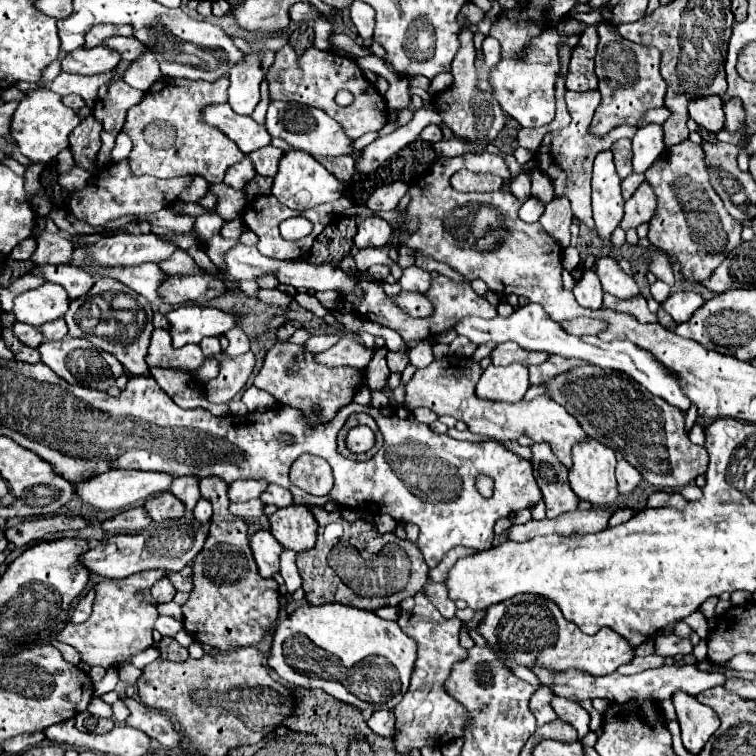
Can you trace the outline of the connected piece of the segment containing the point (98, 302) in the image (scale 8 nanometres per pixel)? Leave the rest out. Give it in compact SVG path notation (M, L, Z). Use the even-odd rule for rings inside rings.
M94 287L91 288L89 294L70 300L68 312L64 314L64 320L70 328L68 334L76 338L88 338L96 348L102 348L114 354L122 362L126 372L130 374L150 372L148 364L144 362L148 344L150 344L150 334L154 330L150 304L142 296L130 290L124 290L120 294L108 294L108 292L92 294L92 292L94 292Z

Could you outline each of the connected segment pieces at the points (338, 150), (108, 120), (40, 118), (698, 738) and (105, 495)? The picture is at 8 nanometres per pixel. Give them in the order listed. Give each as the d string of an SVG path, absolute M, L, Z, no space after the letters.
M272 102L266 114L266 128L274 138L282 138L288 142L288 146L304 150L312 156L352 156L354 160L362 156L362 150L354 148L354 140L346 136L342 126L318 108L302 106L296 102Z
M114 80L108 86L108 94L96 102L94 116L102 122L104 130L114 134L122 130L122 116L144 98L142 90L128 86L124 80Z
M34 90L28 92L26 98L18 104L14 118L12 118L12 128L10 134L20 146L20 152L30 158L32 162L50 162L54 160L62 150L69 147L69 136L80 123L80 118L76 112L60 102L62 98L52 92L52 90Z
M682 690L672 696L672 702L676 706L678 724L682 730L682 746L690 754L698 754L718 728L718 716L714 710L700 704L694 696Z
M108 470L108 472L100 474L98 478L92 478L90 482L80 482L80 484L74 484L74 486L76 486L78 496L98 510L122 510L122 508L128 508L128 506L132 506L140 500L146 500L154 494L170 490L170 484L172 484L172 476L164 474L164 472Z

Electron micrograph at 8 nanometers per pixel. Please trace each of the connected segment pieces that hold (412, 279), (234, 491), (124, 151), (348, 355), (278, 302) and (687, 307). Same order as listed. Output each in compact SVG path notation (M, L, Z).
M410 266L404 270L402 278L400 278L400 286L404 290L410 290L410 292L420 292L420 294L426 294L428 288L430 288L430 282L432 282L432 276L422 270L422 268L416 268L416 266Z
M254 478L238 480L230 484L228 496L230 496L230 502L246 502L246 500L258 498L266 488L268 488L266 480L254 480Z
M120 132L116 136L116 144L114 144L114 150L110 152L110 164L118 164L122 160L128 158L128 152L130 152L130 138L126 138L124 132Z
M342 336L340 342L334 344L330 350L318 354L318 362L322 362L324 366L352 366L364 370L372 356L374 350L366 348L352 336Z
M258 288L258 298L260 298L260 302L264 302L268 306L280 306L280 308L288 308L294 302L294 298L282 294L280 290L262 290L262 288Z
M674 292L666 302L662 302L662 308L680 324L686 322L702 304L704 298L696 292Z

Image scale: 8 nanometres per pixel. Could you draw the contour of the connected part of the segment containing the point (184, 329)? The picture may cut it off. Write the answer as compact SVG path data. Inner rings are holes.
M180 306L168 312L174 348L198 344L206 336L222 336L240 326L240 316L208 306Z

